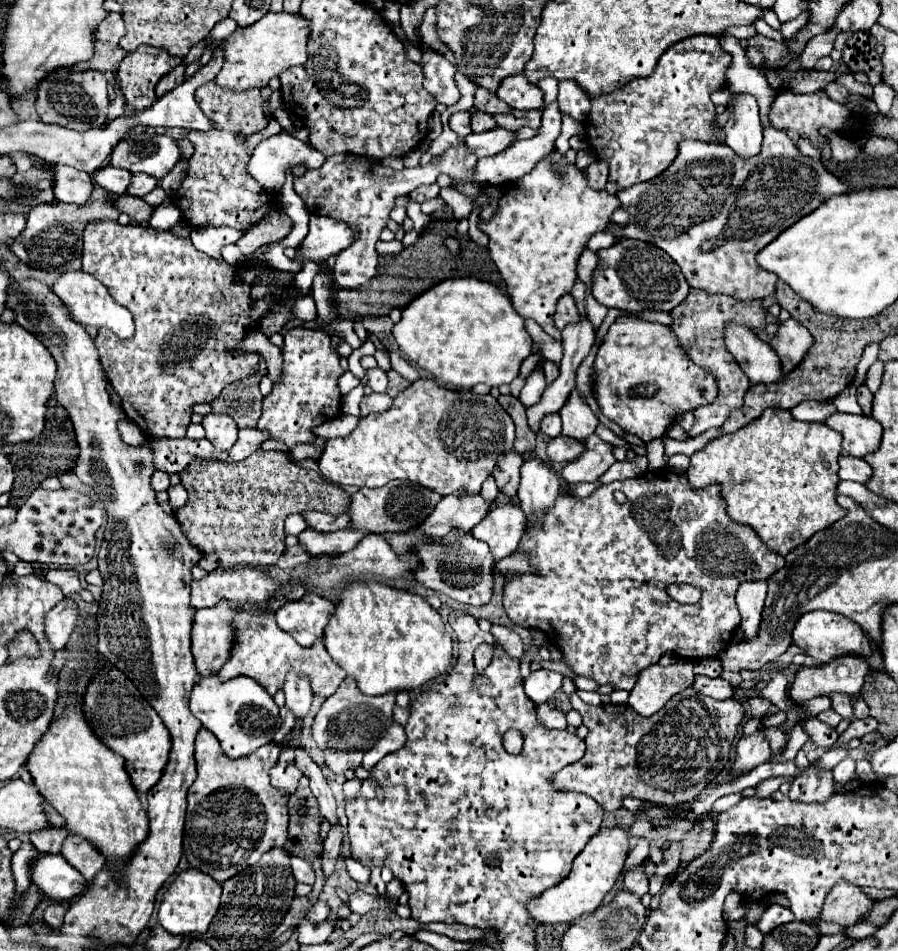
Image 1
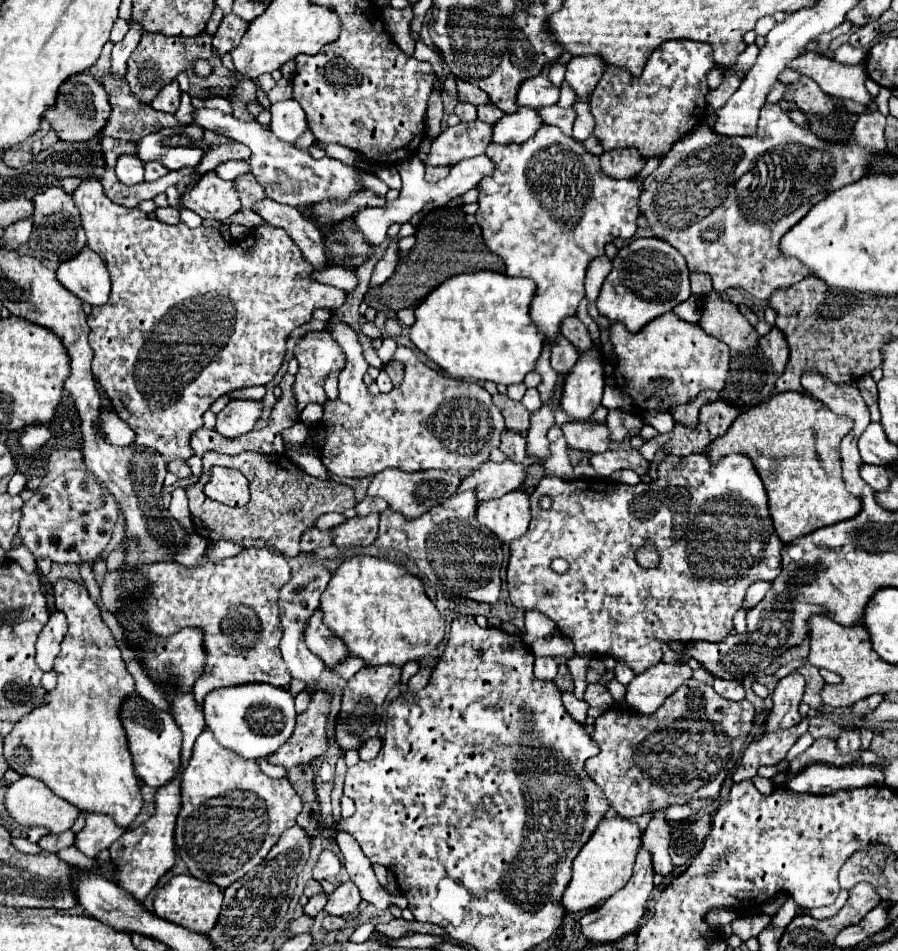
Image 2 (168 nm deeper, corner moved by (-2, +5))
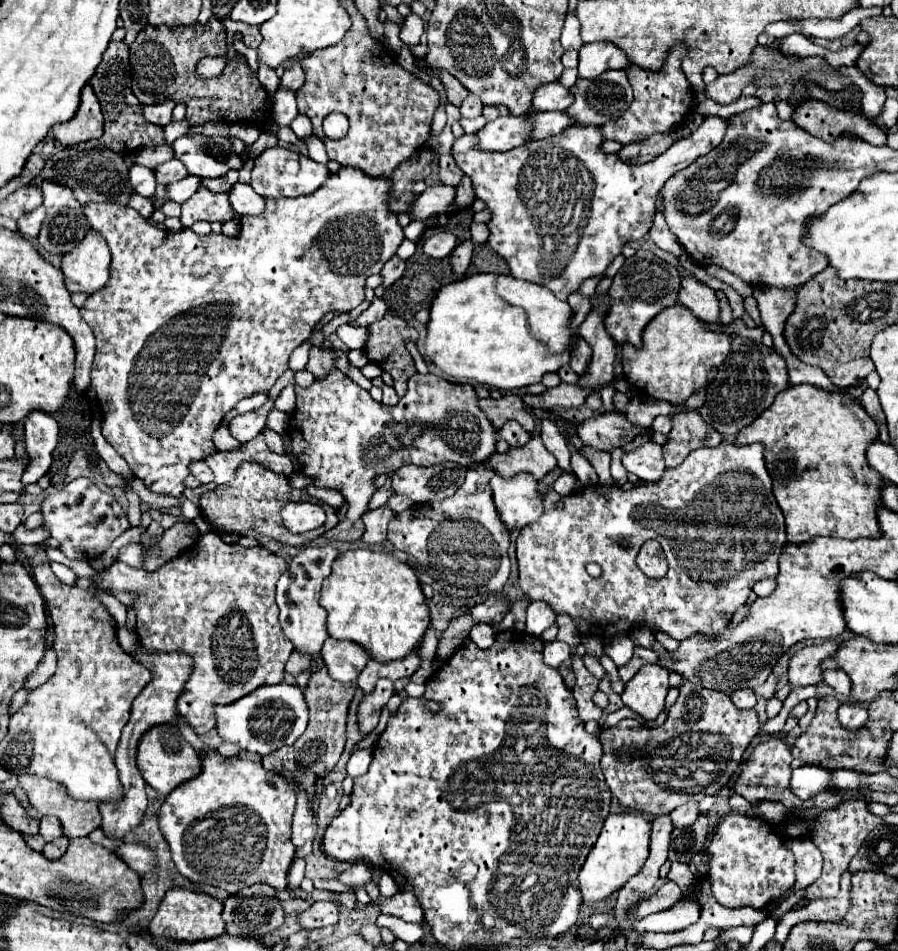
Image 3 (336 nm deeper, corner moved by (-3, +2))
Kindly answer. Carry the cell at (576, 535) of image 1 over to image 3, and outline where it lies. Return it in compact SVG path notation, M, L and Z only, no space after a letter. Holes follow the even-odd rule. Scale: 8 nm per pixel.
M722 438L720 446L716 446L716 448L698 448L698 450L694 450L694 454L690 454L690 458L686 458L686 462L682 462L676 468L668 468L666 474L658 482L642 482L636 488L626 490L626 492L618 486L586 486L582 492L570 494L570 498L564 498L564 508L556 506L558 500L560 500L560 494L550 490L544 496L544 514L536 522L532 522L530 526L522 528L520 536L516 538L516 556L518 556L518 564L520 564L520 580L518 582L520 582L520 588L524 590L524 594L528 594L532 600L544 600L546 604L552 606L552 610L556 614L560 614L560 612L570 614L582 634L590 634L590 636L598 636L602 640L610 640L616 634L630 634L630 630L636 624L646 624L648 628L658 626L660 630L664 630L666 634L670 634L676 640L684 640L690 634L696 634L696 632L702 632L702 630L720 630L728 622L726 614L734 614L734 610L740 604L748 602L748 596L750 596L752 586L754 586L756 580L778 576L778 556L780 556L780 552L786 544L786 530L784 530L782 510L778 510L778 502L772 494L772 478L766 470L766 464L764 464L764 444L762 442L738 446L734 438L730 438L730 440ZM620 538L630 540L630 548L622 548L618 544ZM646 540L658 540L664 548L666 558L668 558L670 570L660 580L646 578L646 574L636 566L636 554ZM588 562L596 562L596 564L602 566L602 574L598 578L588 576L588 572L586 572Z

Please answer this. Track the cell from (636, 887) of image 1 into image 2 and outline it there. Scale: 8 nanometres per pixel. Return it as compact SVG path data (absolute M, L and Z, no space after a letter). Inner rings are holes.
M653 813L651 823L643 831L641 847L649 851L653 859L653 871L657 875L669 875L673 869L671 857L669 857L669 841L671 841L671 829L661 813Z

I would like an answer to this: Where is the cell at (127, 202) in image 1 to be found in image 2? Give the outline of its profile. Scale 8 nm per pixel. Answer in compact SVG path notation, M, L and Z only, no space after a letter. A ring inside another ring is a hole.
M157 207L155 217L161 223L167 223L167 225L177 225L179 223L179 211L173 209L173 207Z

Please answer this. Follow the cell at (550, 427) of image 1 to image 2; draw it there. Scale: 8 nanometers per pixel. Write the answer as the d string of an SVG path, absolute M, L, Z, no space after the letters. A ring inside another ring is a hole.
M553 425L549 429L549 449L551 449L551 457L549 457L549 471L557 471L557 475L565 475L565 479L573 479L573 467L569 463L567 457L567 443L565 437L561 433L559 425Z

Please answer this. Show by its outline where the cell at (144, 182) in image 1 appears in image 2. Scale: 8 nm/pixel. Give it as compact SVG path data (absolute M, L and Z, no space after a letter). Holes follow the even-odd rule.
M145 163L145 181L157 181L163 177L169 169L161 167L161 163Z

